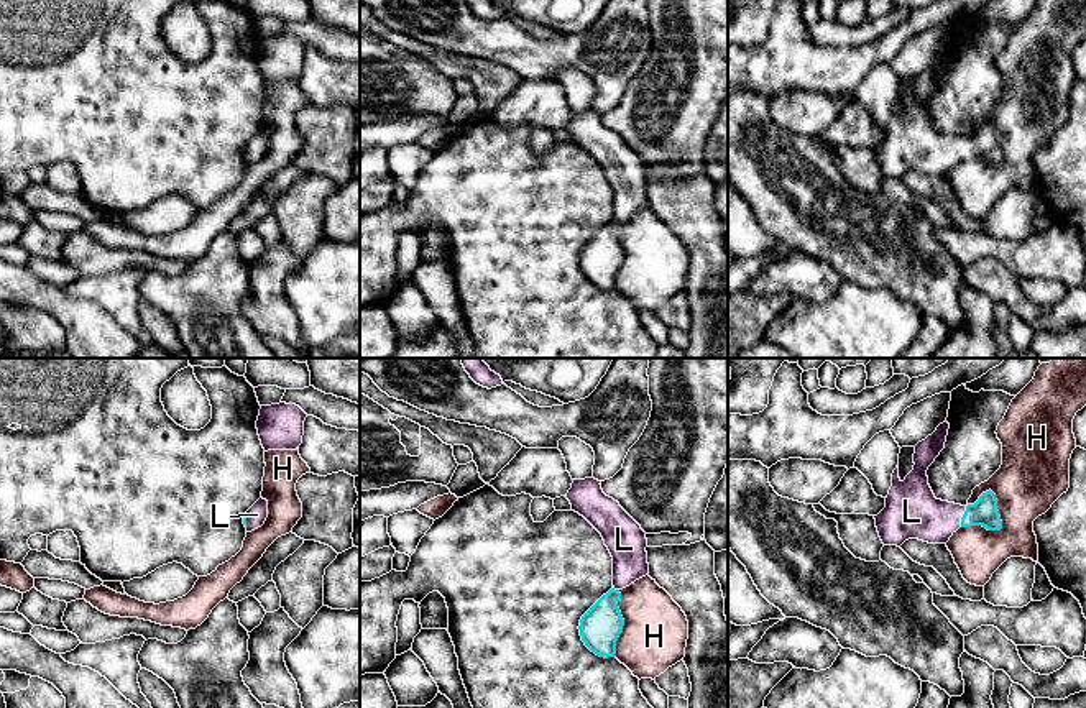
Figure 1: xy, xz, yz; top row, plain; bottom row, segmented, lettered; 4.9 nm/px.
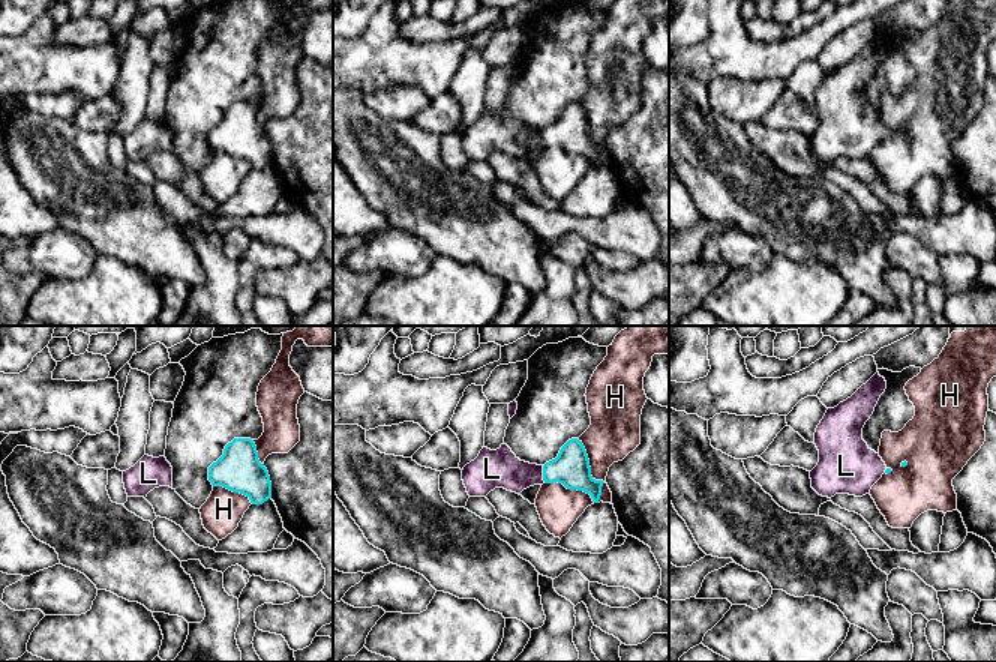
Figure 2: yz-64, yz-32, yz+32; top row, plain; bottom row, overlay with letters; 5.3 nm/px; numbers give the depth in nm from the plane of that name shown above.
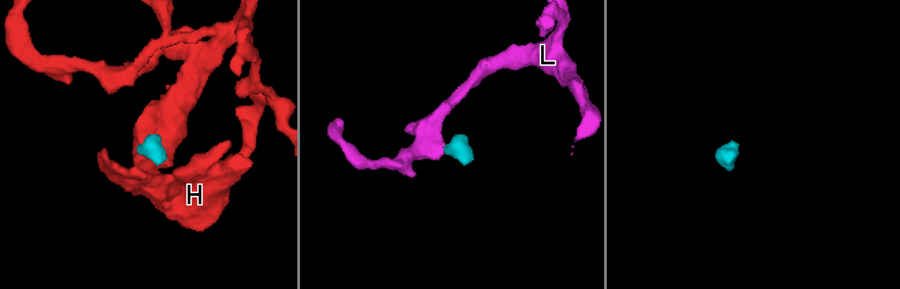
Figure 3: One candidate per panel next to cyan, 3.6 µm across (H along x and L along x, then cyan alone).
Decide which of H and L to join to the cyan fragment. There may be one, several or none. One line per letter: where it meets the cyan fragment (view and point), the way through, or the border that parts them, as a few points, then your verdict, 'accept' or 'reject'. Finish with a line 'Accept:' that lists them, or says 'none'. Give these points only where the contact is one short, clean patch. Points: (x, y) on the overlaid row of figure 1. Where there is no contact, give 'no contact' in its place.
H: contact yz (1001, 528); border yz (989, 488), (996, 500), (1001, 528), (961, 528); reject
L: contact yz (963, 516); way yz (984, 513), (963, 516), (922, 516), (912, 511); accept
Accept: L

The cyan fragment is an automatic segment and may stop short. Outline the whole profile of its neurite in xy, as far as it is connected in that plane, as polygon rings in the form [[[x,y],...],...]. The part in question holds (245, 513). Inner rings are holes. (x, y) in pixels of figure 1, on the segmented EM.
[[[260,498],[245,514],[243,524],[246,532],[251,532],[265,524],[268,517],[268,501]]]

